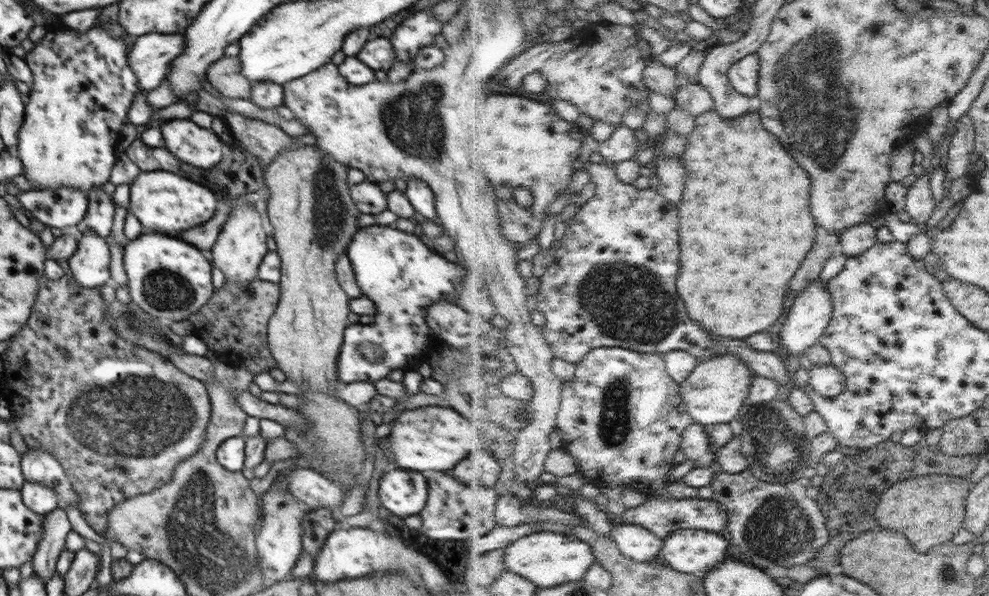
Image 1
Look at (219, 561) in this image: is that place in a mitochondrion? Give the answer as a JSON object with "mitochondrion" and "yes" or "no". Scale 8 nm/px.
{"mitochondrion":"yes"}

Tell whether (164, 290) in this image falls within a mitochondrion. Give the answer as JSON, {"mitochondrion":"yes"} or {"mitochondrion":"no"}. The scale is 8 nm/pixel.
{"mitochondrion":"yes"}

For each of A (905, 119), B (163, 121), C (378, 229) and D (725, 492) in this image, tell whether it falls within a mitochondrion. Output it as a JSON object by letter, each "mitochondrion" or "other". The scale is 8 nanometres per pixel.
{"A":"other","B":"other","C":"other","D":"other"}

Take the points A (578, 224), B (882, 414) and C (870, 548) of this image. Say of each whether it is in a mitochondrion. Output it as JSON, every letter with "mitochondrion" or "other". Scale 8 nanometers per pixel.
{"A":"other","B":"other","C":"other"}

